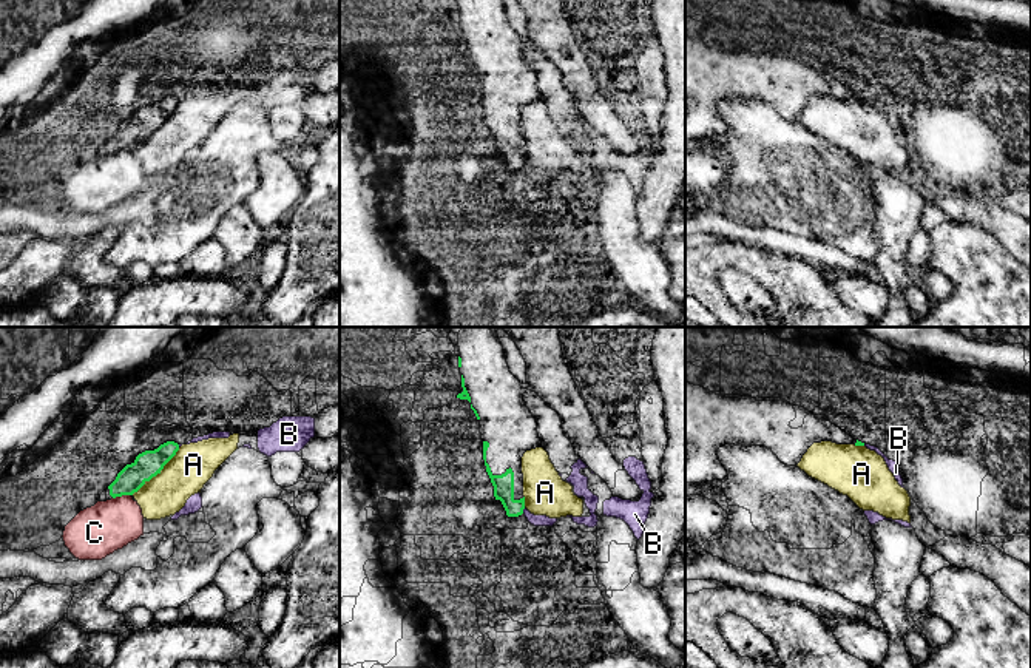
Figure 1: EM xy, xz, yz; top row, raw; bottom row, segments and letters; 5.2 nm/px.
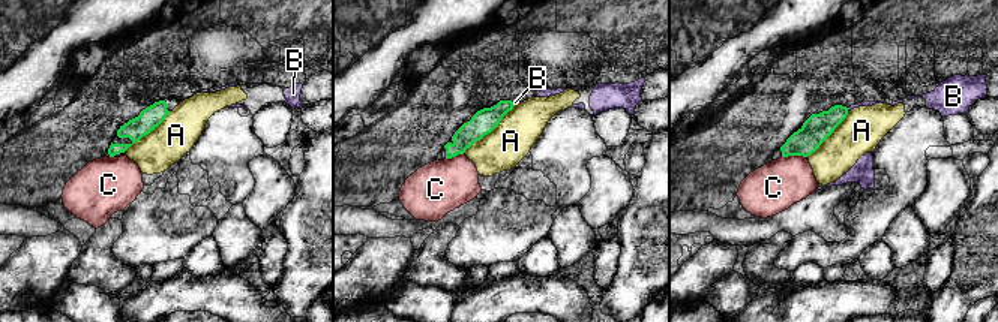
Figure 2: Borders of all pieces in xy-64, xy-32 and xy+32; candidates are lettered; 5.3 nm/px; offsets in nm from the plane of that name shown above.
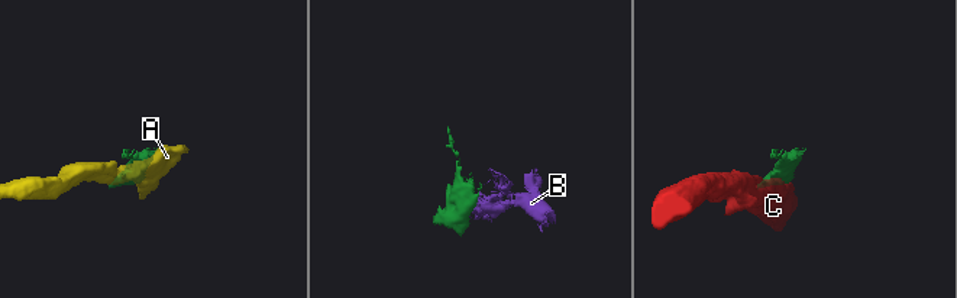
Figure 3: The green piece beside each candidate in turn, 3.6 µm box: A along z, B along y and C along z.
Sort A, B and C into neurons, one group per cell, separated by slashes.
A B / C

